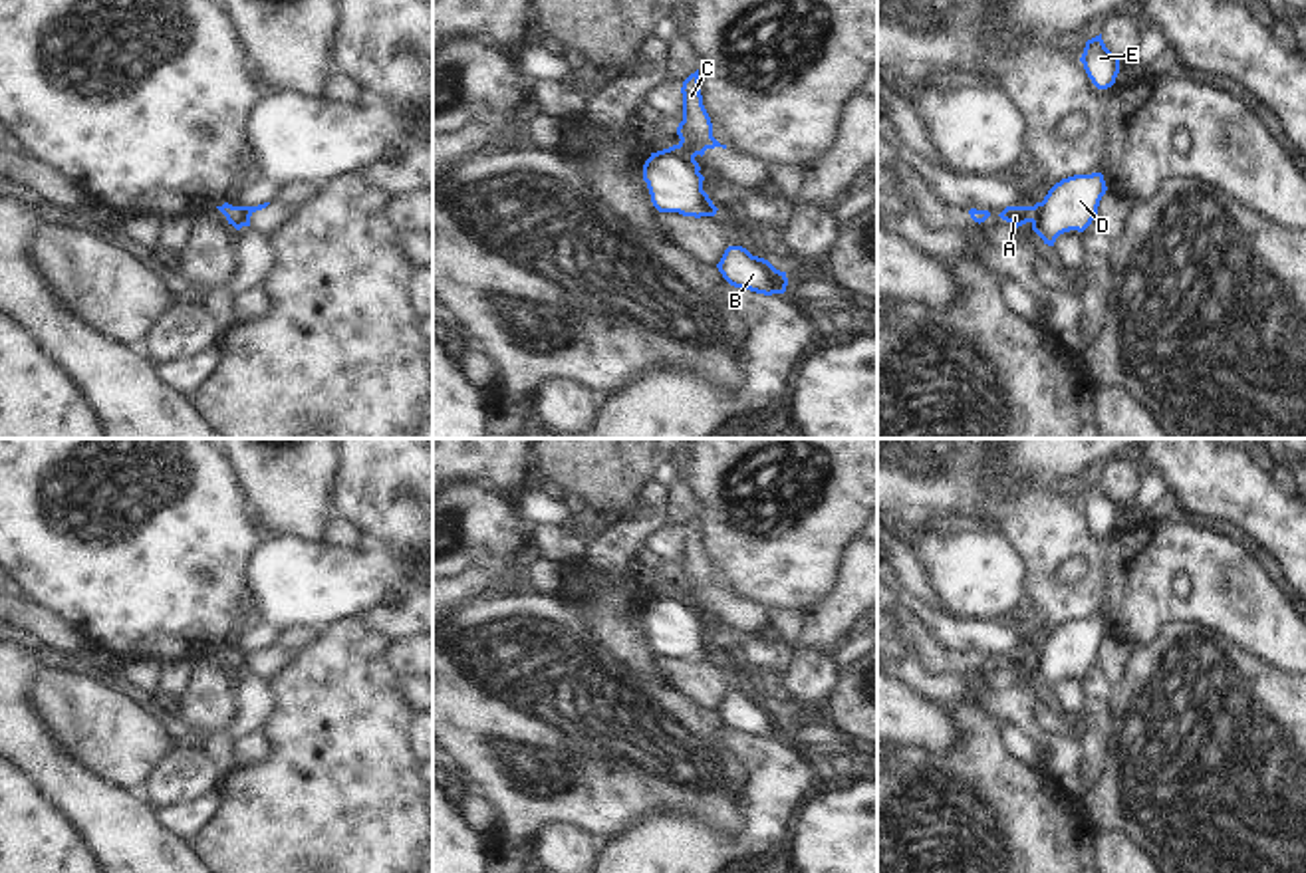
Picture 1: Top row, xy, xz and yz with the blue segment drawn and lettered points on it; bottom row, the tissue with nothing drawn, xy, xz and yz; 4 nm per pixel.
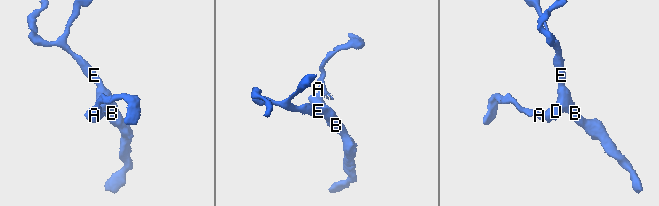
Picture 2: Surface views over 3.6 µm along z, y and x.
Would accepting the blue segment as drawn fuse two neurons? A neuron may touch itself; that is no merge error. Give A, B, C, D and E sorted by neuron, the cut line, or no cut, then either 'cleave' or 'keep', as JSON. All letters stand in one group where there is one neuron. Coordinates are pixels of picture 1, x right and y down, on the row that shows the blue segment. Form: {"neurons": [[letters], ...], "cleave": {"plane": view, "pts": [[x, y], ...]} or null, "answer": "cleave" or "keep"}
{"neurons": [["A", "C"], ["B", "D", "E"]], "cleave": {"plane": "xy", "pts": [[237, 207], [237, 219], [243, 225]]}, "answer": "cleave"}

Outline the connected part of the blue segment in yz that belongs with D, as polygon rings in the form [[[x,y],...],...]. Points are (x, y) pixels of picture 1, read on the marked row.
[[[1102,173],[1074,175],[1056,183],[1042,202],[1032,206],[1032,230],[1054,246],[1064,232],[1084,232],[1098,214],[1108,187]]]

